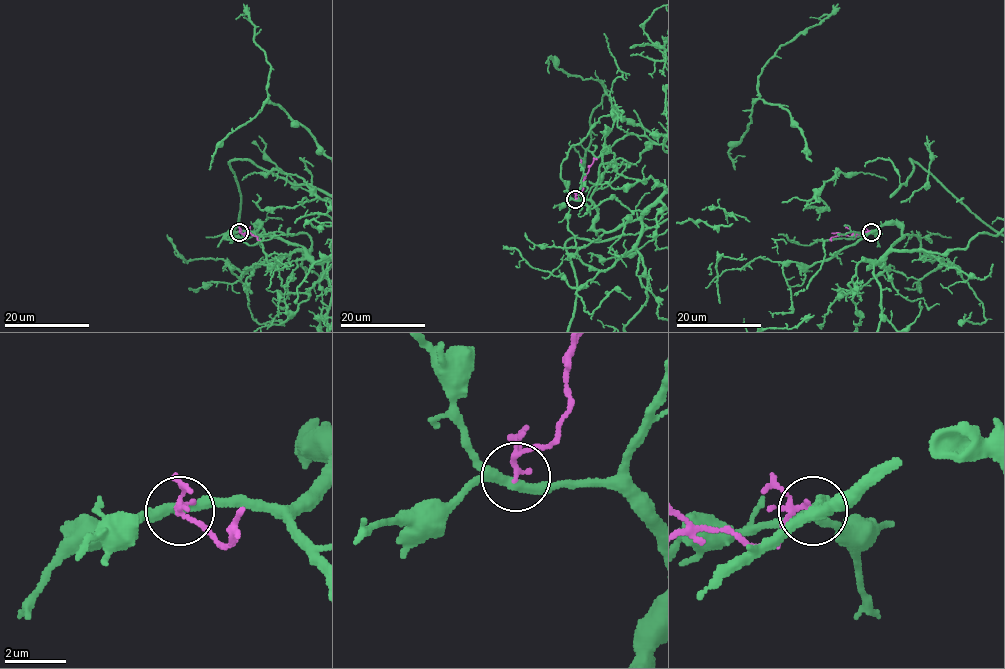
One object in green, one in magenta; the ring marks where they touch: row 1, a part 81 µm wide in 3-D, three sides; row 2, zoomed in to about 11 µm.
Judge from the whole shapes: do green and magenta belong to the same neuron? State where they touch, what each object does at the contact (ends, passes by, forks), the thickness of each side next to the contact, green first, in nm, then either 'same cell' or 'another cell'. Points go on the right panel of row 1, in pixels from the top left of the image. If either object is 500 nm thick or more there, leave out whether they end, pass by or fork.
at (871, 232); green passes by; magenta forks there; 340 nm thick on the green side, 120 nm on the other; another cell

